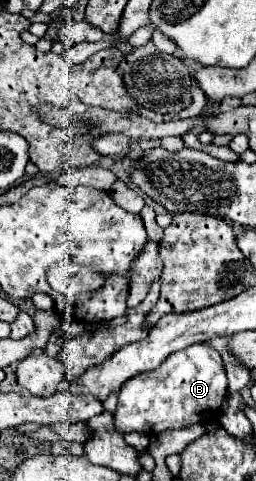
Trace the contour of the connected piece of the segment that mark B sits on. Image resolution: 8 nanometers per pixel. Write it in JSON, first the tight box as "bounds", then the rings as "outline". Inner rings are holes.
{"bounds":[114,343,226,435],"outline":[[[204,343],[190,345],[182,353],[170,355],[162,369],[154,373],[140,373],[134,381],[126,381],[118,393],[118,409],[114,423],[118,431],[140,431],[146,435],[158,435],[168,429],[182,429],[196,423],[208,423],[218,415],[218,409],[226,397],[226,369],[220,353]]]}

